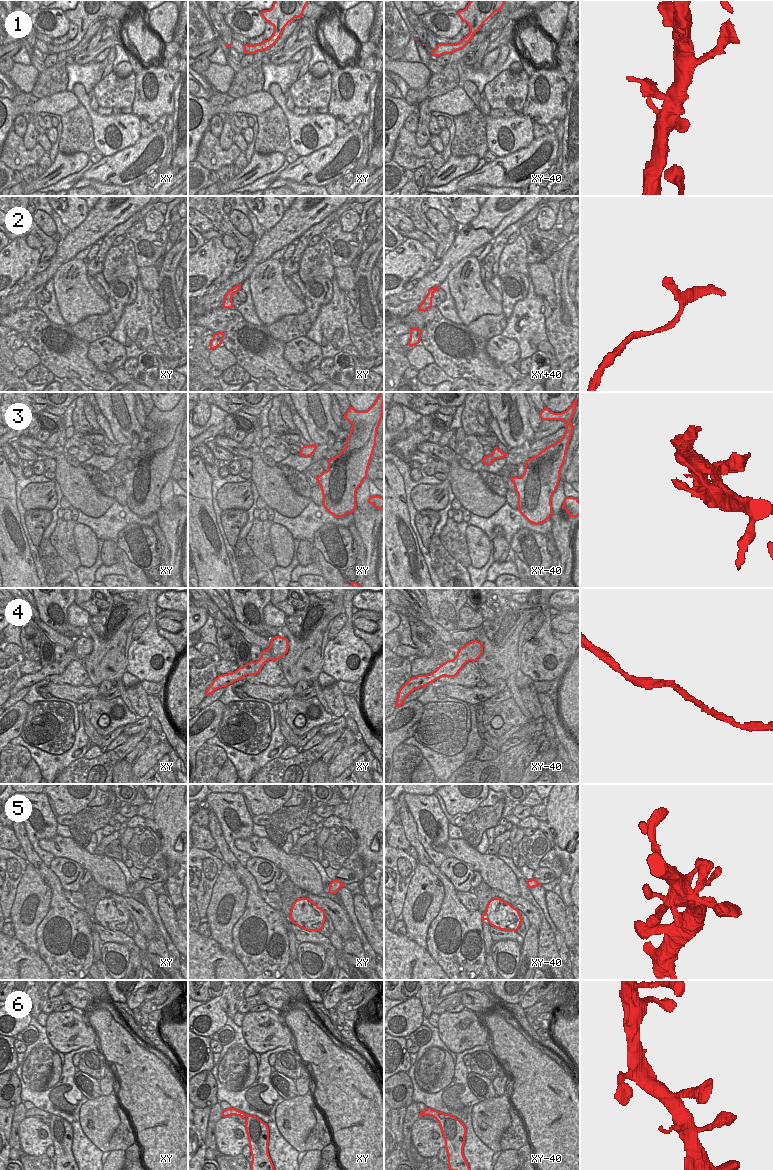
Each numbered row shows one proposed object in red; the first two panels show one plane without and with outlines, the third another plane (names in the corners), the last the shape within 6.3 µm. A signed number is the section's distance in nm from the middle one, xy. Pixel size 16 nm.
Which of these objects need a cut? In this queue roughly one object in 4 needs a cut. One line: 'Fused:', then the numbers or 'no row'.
Fused: 1

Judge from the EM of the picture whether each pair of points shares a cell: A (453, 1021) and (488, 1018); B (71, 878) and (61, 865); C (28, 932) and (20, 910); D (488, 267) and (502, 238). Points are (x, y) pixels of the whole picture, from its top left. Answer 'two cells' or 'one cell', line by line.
A: two cells
B: one cell
C: one cell
D: one cell

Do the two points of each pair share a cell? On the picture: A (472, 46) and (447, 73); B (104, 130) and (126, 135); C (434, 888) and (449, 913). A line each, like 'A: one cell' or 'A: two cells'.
A: one cell
B: one cell
C: two cells

